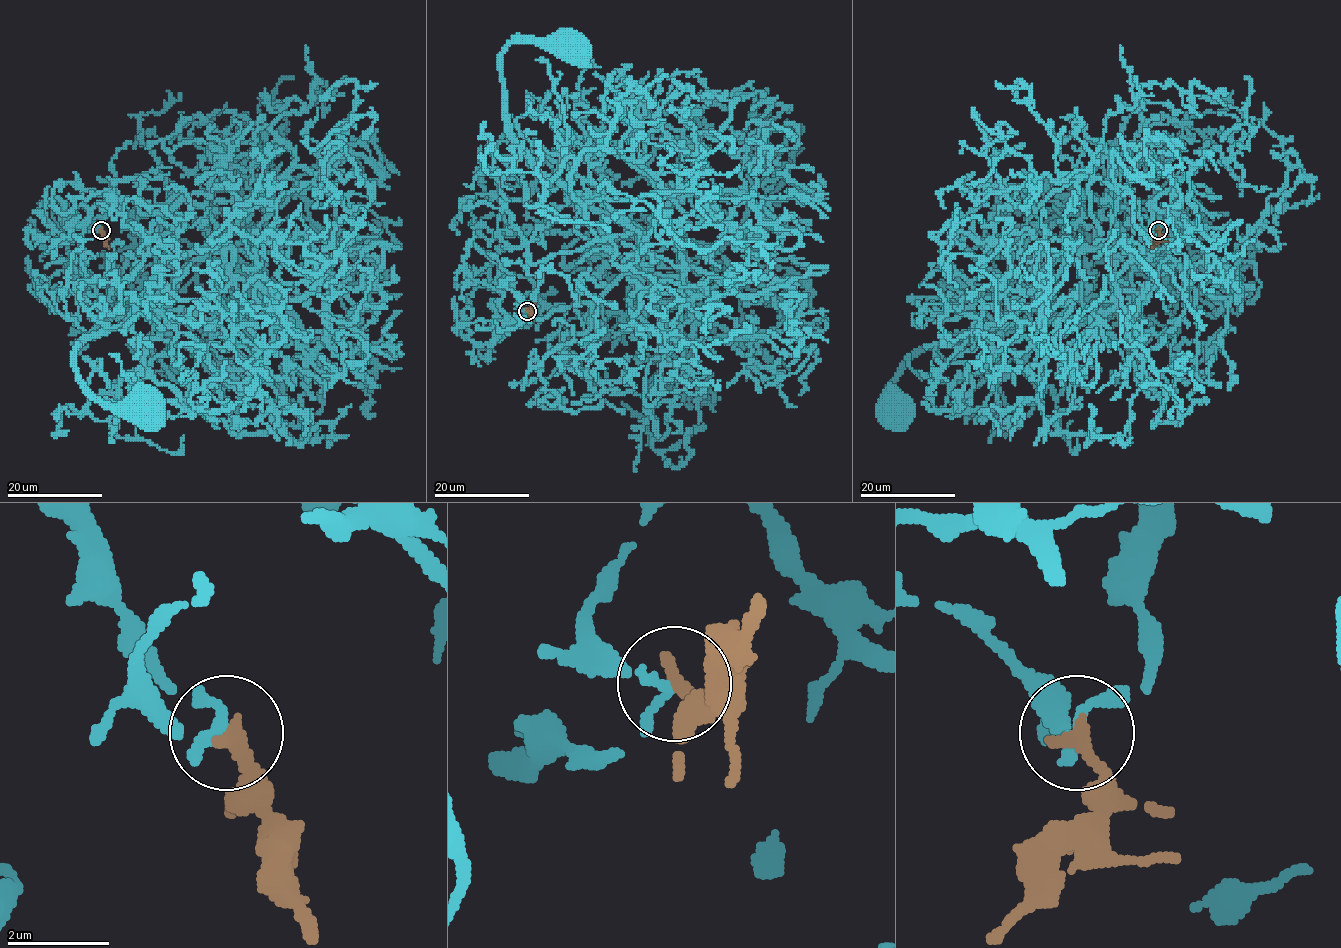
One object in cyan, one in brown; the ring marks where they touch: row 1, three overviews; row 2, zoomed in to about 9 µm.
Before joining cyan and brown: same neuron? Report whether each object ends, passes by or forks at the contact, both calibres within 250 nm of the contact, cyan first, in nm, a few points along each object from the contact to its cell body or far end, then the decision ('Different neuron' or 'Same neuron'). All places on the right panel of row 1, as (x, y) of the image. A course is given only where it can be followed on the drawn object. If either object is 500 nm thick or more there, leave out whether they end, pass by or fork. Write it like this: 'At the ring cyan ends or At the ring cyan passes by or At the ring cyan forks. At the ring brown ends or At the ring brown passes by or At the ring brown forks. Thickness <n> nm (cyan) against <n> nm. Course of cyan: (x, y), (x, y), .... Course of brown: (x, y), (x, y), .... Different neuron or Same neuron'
At the ring cyan passes by. At the ring brown ends. Thickness 190 nm (cyan) against 320 nm. Course of cyan: (1159, 230), (1142, 210), (1155, 214), (1144, 268), (1097, 249), (1059, 256), (1028, 317), (922, 348), (890, 407). Course of brown: (1159, 230), (1160, 238), (1150, 249). Different neuron

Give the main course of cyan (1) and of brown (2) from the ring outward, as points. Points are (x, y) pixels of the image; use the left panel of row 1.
1: (101, 230), (114, 210), (173, 268), (214, 249), (169, 256), (126, 317), (76, 348), (88, 391), (142, 407)
2: (101, 230), (110, 249)

